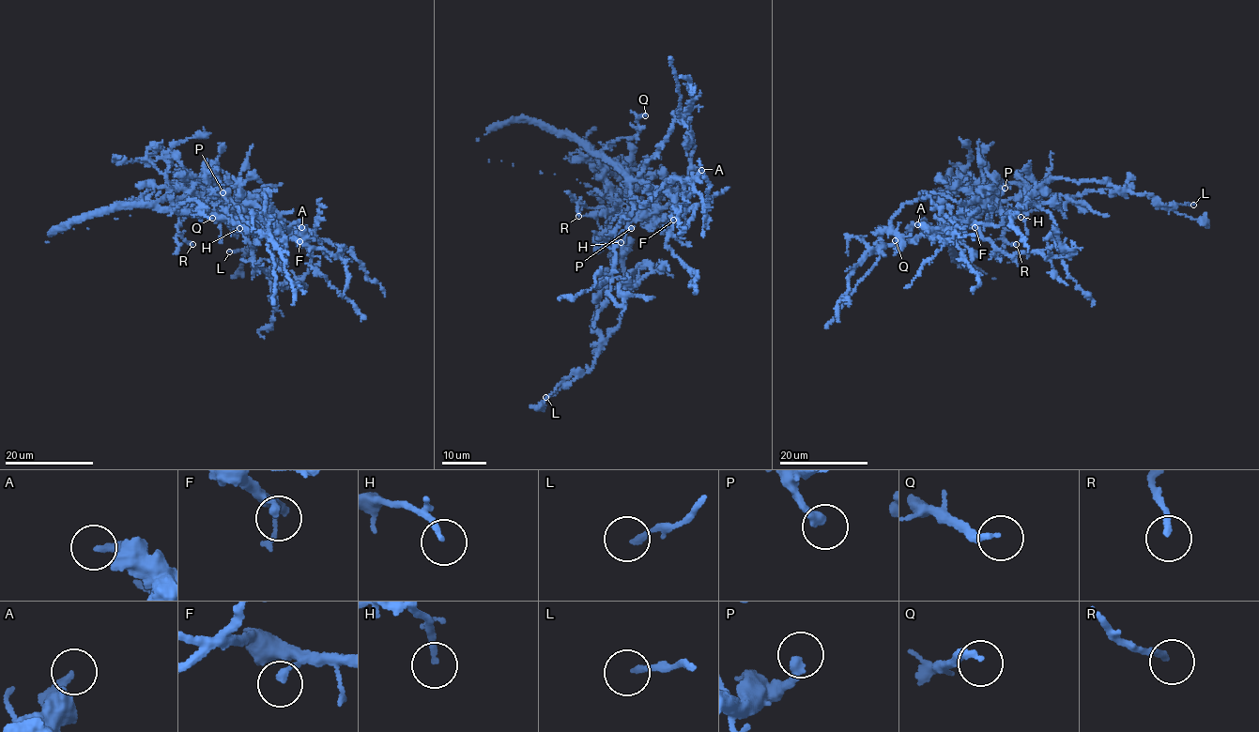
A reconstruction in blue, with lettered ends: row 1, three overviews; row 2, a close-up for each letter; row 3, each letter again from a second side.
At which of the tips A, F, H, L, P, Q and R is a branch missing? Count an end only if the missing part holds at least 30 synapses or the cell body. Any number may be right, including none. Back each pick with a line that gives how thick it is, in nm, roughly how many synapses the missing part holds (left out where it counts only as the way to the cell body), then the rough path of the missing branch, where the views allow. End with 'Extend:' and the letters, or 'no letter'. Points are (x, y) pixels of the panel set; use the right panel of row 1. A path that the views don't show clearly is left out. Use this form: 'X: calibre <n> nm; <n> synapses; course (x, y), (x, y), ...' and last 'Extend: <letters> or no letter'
H: calibre 180 nm; 35 synapses; course (1021, 217), (1029, 221), (1069, 220), (1076, 216), (1093, 232), (1095, 239)
P: calibre 320 nm; 60 synapses
Q: calibre 240 nm; 40 synapses; course (895, 240), (889, 240), (883, 249), (870, 251), (859, 262), (865, 269), (878, 267), (879, 274)
Extend: H, P, Q

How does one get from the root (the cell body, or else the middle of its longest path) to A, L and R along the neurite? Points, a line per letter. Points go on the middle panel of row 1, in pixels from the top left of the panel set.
A: (629, 218), (658, 212), (672, 203), (678, 224), (684, 227), (685, 199), (690, 192), (690, 184), (701, 170)
L: (629, 218), (616, 211), (610, 222), (613, 254), (630, 280), (620, 325), (601, 345), (591, 368), (545, 397)
R: (629, 218), (620, 211), (587, 206), (577, 202), (578, 216)

